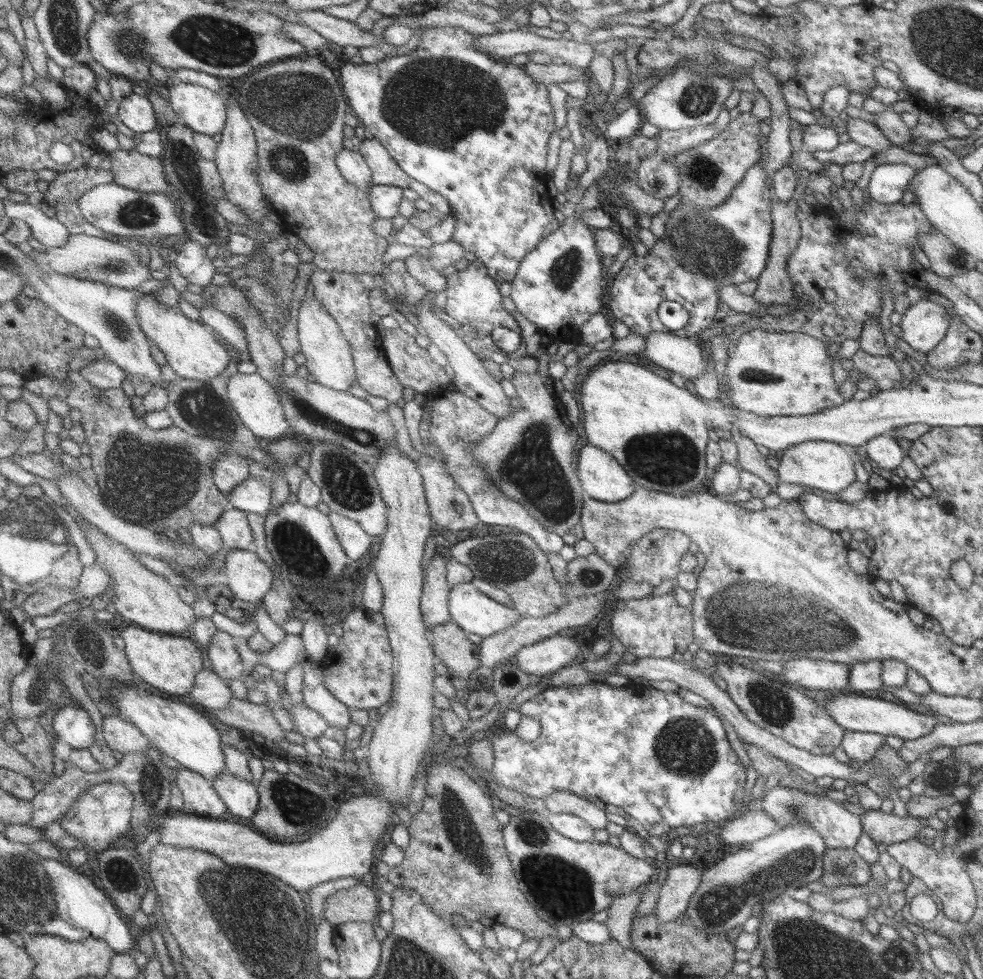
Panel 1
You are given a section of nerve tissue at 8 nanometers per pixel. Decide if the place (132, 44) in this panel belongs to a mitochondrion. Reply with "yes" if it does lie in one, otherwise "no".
yes

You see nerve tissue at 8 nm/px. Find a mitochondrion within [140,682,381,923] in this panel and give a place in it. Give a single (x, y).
(297, 806)

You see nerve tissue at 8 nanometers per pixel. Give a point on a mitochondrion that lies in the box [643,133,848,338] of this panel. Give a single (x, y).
(710, 251)

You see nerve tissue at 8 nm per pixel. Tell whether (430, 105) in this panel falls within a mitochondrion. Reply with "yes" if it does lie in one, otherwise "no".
yes

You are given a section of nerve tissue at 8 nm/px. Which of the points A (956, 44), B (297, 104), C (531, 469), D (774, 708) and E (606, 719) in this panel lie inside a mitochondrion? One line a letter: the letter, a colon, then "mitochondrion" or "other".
A: mitochondrion
B: mitochondrion
C: mitochondrion
D: mitochondrion
E: other

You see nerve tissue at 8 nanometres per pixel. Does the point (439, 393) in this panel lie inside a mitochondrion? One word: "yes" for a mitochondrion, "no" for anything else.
no

